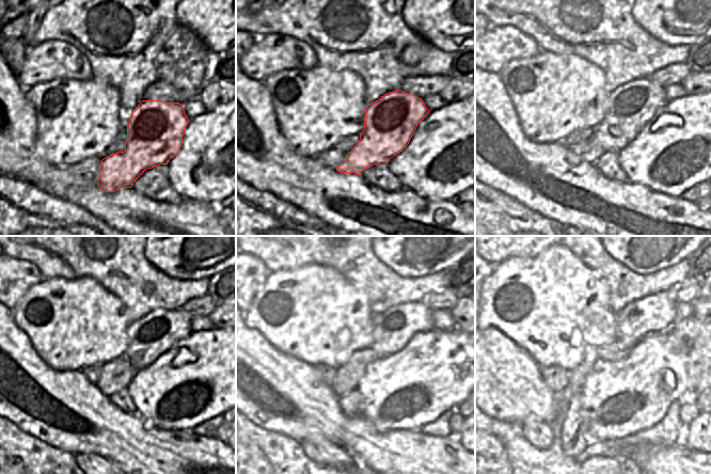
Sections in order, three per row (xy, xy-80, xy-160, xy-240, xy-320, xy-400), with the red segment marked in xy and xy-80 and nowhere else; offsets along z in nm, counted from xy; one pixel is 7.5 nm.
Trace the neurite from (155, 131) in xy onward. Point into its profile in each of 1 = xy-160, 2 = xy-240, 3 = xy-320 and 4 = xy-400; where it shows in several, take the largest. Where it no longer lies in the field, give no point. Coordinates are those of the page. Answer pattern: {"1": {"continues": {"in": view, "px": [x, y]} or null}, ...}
{"1": {"continues": {"in": "xy-160", "px": [630, 107]}}, "2": {"continues": {"in": "xy-240", "px": [147, 338]}}, "3": {"continues": {"in": "xy-320", "px": [392, 330]}}, "4": {"continues": {"in": "xy-400", "px": [652, 314]}}}

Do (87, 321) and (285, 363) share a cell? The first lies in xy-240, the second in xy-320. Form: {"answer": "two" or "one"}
{"answer": "two"}

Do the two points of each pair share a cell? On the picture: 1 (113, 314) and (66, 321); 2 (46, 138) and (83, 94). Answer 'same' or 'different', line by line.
1: same
2: same

